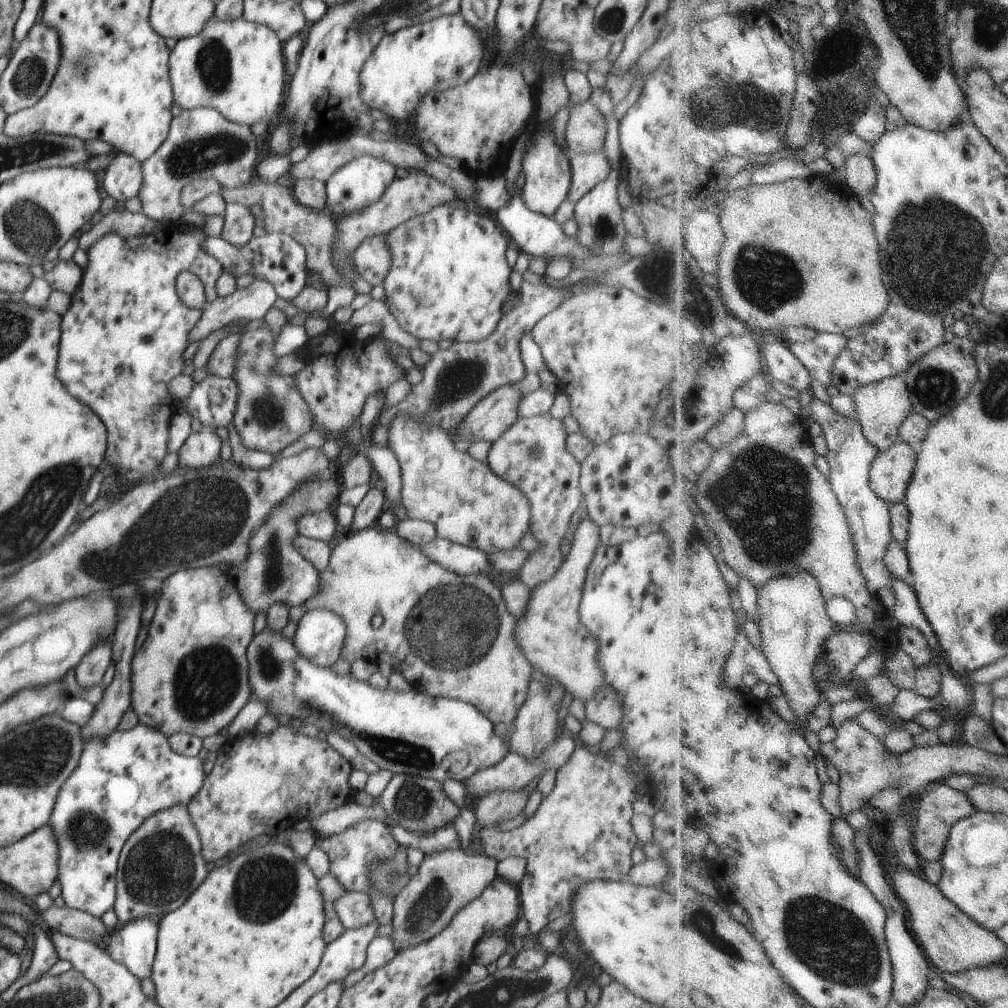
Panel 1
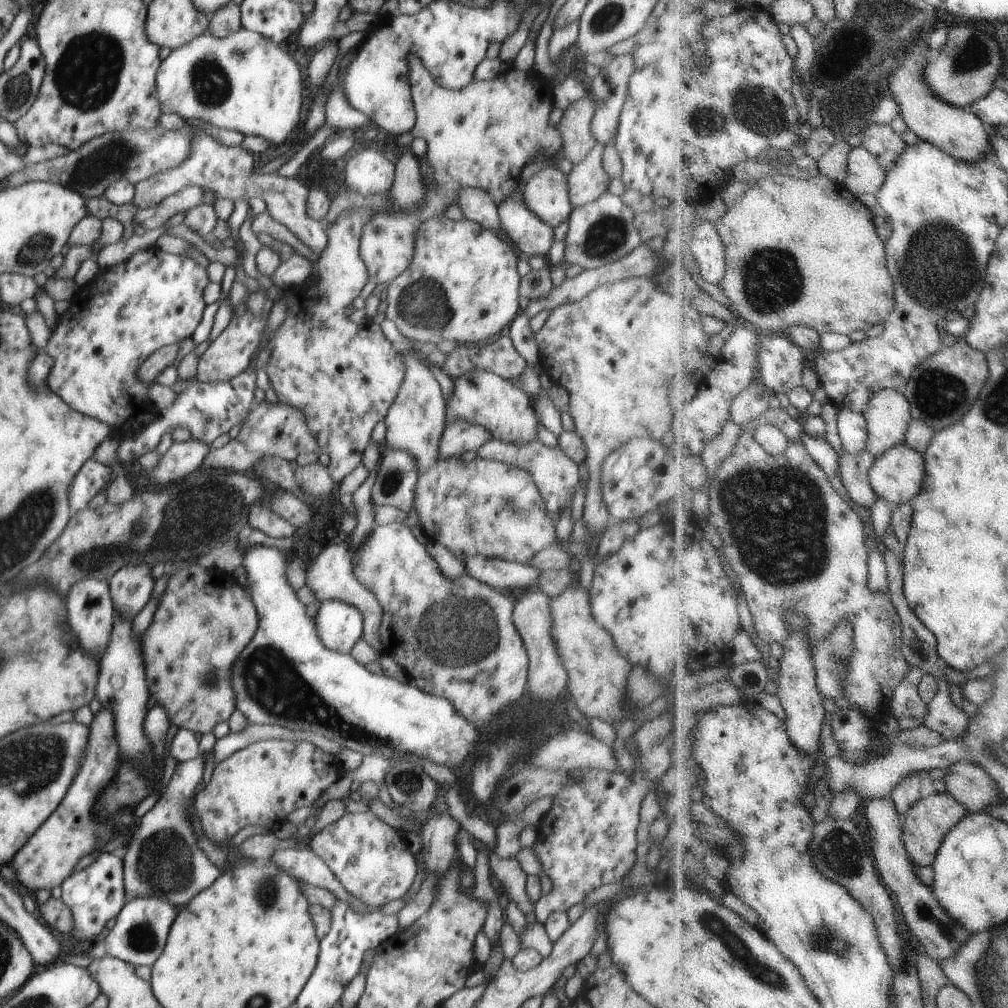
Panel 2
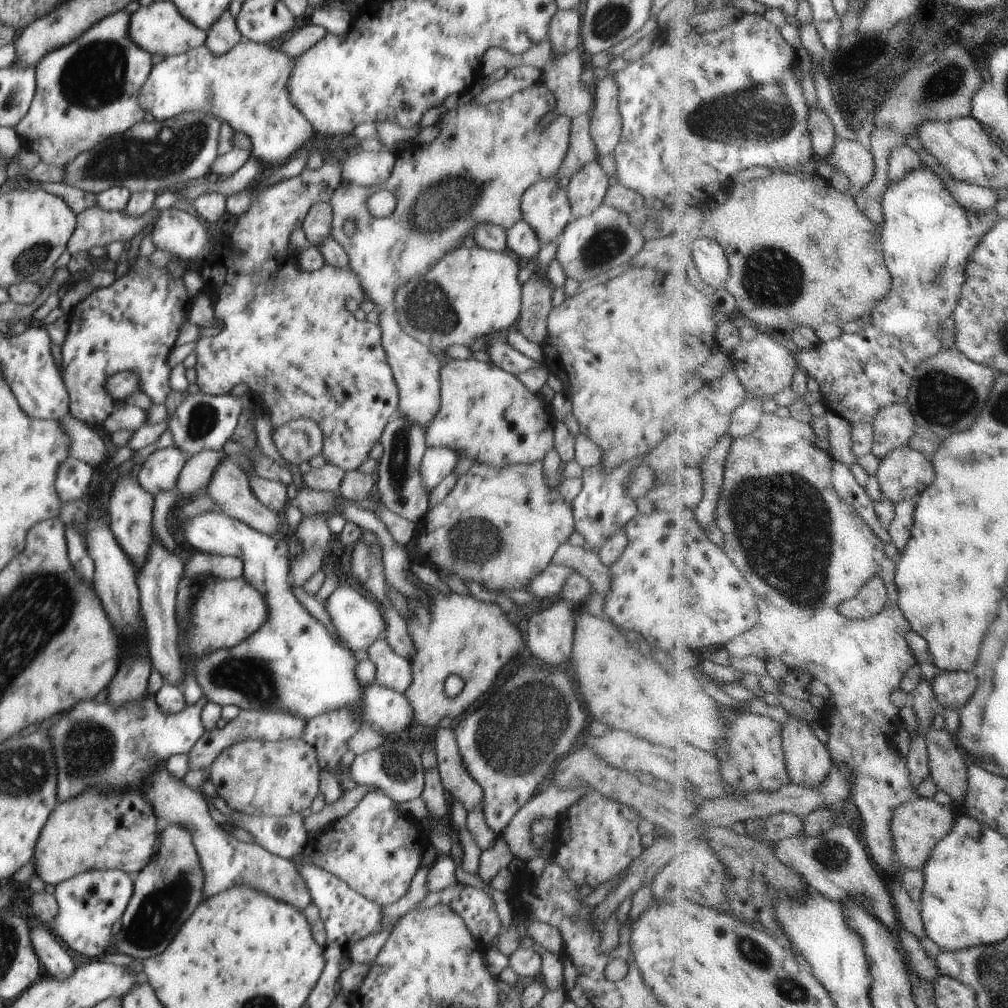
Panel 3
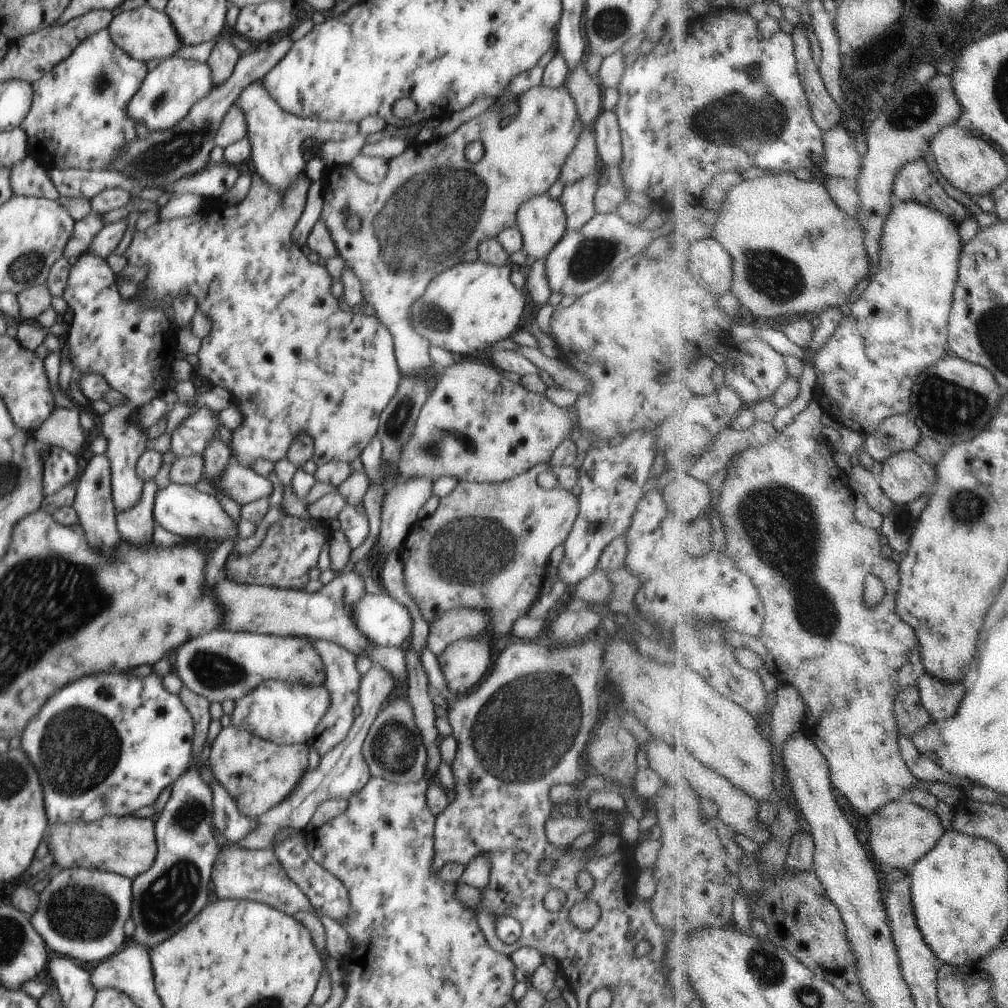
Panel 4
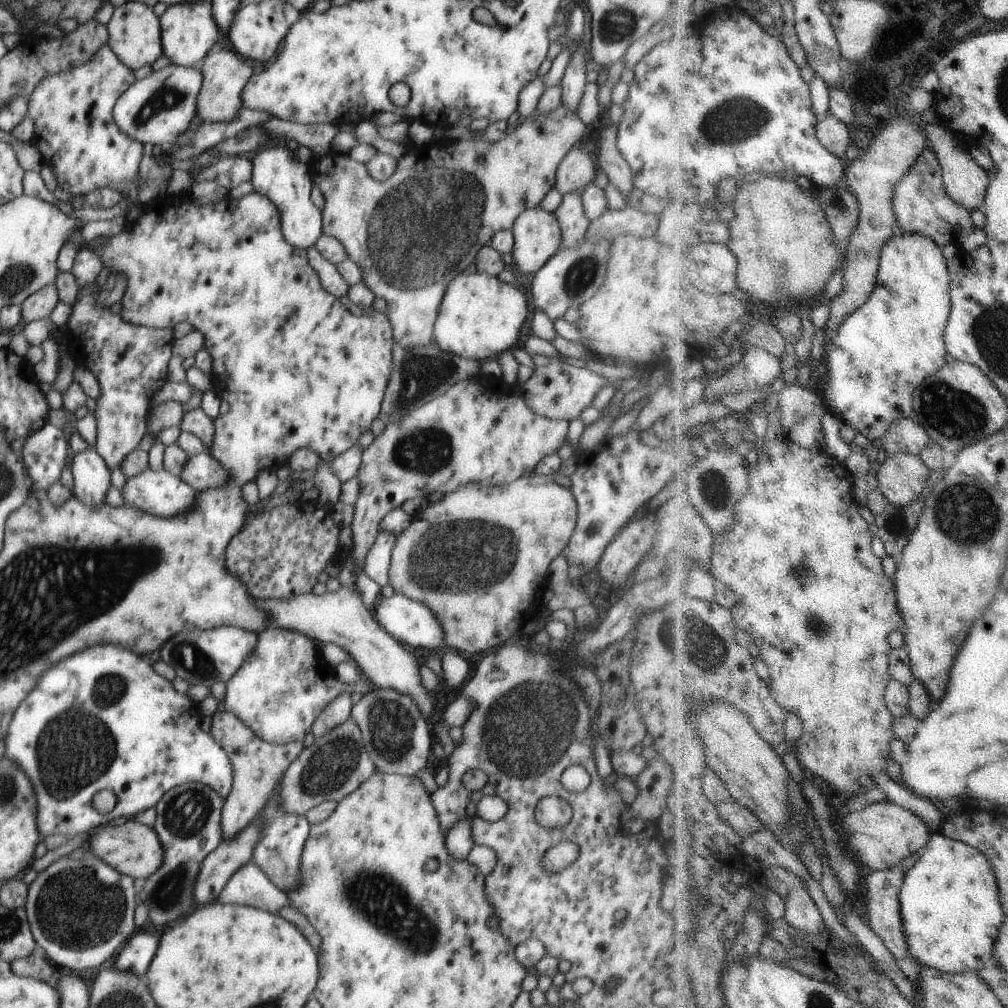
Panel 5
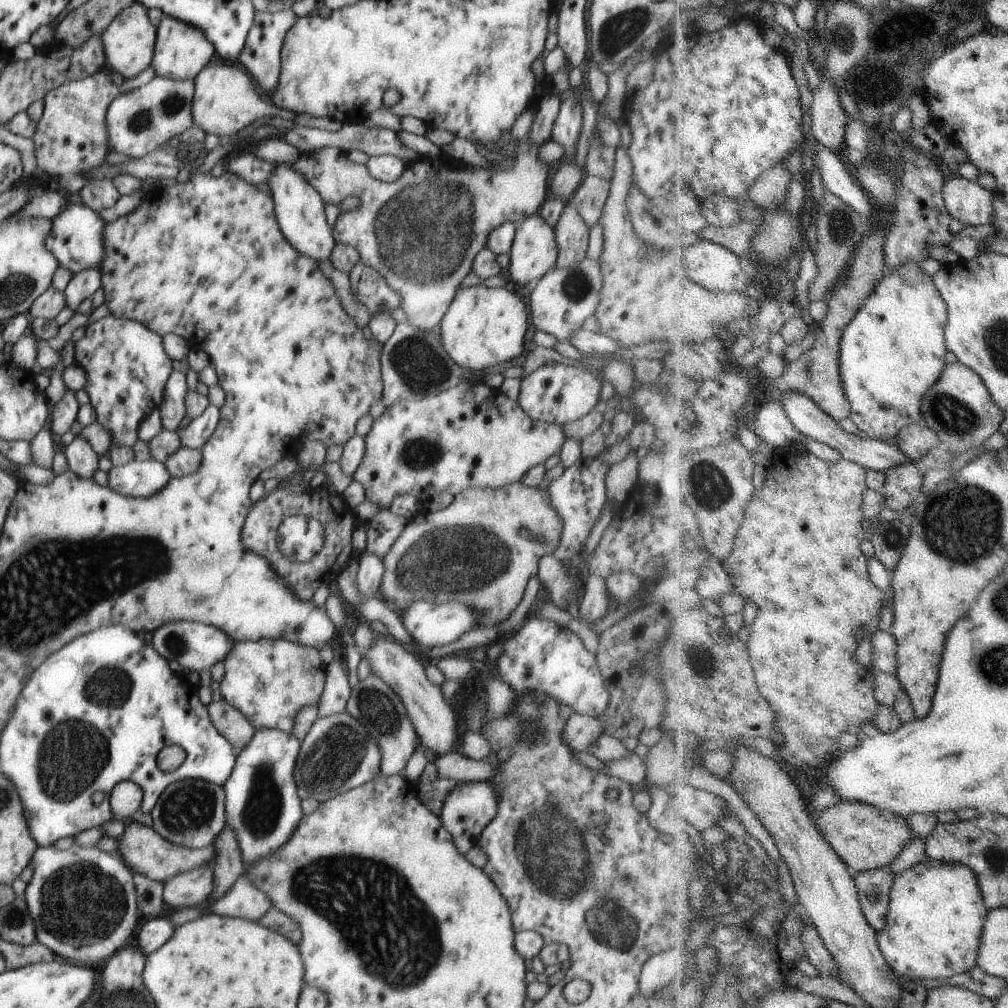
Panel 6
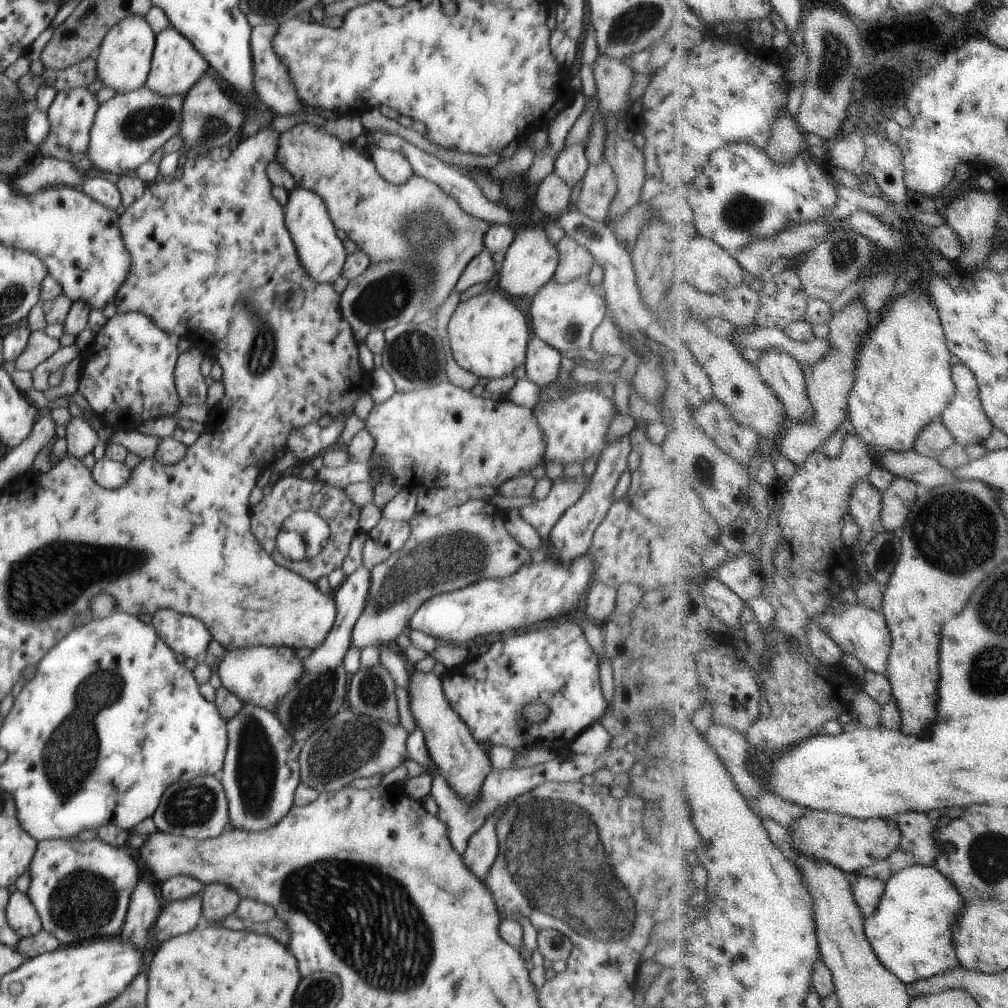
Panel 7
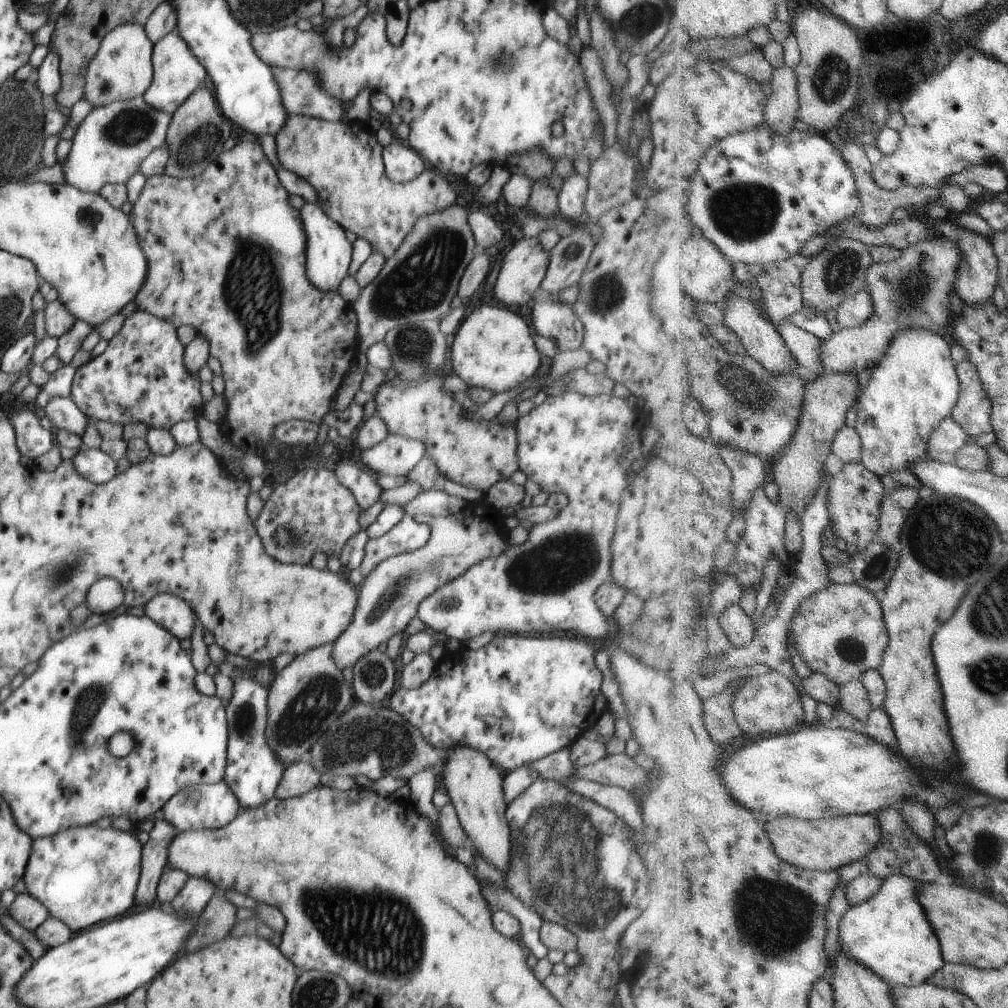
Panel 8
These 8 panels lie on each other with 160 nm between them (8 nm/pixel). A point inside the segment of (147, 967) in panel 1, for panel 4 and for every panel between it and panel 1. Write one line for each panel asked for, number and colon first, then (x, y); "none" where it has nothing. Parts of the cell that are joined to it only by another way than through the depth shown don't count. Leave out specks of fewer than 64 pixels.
2: (139, 936)
3: (165, 892)
4: (172, 891)

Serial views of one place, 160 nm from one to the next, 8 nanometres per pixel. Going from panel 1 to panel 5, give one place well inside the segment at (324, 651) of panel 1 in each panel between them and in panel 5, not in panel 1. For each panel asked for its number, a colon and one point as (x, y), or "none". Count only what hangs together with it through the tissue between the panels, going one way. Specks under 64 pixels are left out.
2: (339, 625)
3: (358, 621)
4: (383, 621)
5: (409, 621)

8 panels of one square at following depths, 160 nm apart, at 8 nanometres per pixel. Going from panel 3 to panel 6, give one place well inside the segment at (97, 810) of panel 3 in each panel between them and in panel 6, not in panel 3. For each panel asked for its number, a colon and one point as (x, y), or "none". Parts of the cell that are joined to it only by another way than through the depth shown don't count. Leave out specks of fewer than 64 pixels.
4: (127, 846)
5: (133, 849)
6: (145, 852)

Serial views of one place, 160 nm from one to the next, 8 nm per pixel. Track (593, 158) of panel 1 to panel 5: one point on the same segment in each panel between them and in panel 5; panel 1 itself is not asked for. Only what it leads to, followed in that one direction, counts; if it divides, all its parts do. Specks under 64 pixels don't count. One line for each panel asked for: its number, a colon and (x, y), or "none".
2: (587, 180)
3: (587, 188)
4: (577, 199)
5: (574, 223)

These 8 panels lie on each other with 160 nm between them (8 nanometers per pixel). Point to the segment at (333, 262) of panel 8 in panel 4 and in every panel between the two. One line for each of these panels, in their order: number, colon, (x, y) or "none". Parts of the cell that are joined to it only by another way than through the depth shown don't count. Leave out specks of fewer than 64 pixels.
4: (276, 137)
5: (277, 173)
6: (299, 209)
7: (323, 255)

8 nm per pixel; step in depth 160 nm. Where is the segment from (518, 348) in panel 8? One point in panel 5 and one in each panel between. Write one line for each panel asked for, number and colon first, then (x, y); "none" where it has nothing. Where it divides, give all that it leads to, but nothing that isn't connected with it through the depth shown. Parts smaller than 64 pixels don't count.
5: (479, 317)
6: (483, 327)
7: (488, 334)

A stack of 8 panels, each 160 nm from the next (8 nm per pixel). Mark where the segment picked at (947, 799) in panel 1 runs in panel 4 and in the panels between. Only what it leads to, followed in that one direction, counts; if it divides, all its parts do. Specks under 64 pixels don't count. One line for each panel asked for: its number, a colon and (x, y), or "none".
2: (932, 819)
3: (919, 826)
4: (902, 833)

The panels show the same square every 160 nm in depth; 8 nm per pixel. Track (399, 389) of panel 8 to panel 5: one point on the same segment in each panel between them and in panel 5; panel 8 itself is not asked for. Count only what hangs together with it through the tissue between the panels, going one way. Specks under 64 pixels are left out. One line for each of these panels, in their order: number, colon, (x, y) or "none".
5: (482, 431)
6: (472, 435)
7: (473, 441)

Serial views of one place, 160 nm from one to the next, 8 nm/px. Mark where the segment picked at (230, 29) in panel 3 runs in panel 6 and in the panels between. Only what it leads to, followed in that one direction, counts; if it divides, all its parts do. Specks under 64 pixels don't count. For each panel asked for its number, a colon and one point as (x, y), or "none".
4: (223, 58)
5: (225, 74)
6: (225, 101)

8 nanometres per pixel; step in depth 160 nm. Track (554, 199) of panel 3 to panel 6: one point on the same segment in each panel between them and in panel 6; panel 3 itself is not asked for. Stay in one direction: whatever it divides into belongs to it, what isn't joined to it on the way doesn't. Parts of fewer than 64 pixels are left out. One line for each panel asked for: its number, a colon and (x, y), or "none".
4: (542, 221)
5: (537, 233)
6: (533, 253)

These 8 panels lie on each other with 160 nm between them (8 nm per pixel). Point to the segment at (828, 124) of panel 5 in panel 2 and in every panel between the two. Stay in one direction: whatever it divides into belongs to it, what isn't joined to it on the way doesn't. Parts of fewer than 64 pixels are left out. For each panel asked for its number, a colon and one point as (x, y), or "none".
2: (866, 175)
3: (852, 157)
4: (843, 158)

